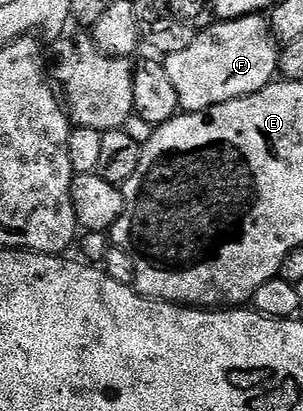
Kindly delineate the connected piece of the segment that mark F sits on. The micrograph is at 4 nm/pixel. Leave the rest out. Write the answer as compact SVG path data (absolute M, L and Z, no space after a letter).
M263 16L239 17L233 21L217 20L215 24L209 29L201 28L197 32L196 41L190 43L186 51L174 51L163 58L166 75L170 75L170 79L174 82L174 91L178 93L180 109L183 112L197 113L218 103L226 103L230 99L257 93L277 76L278 45Z

